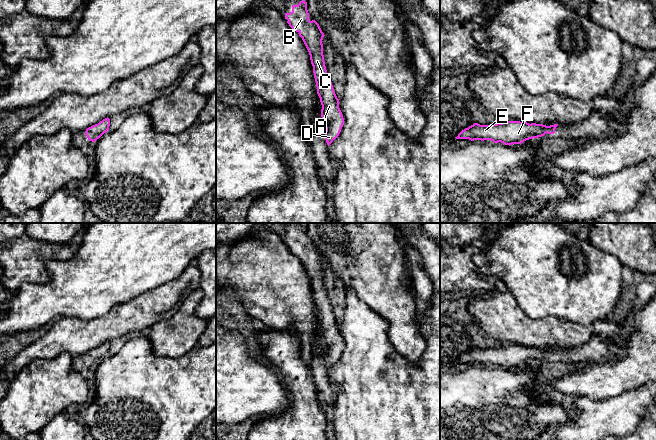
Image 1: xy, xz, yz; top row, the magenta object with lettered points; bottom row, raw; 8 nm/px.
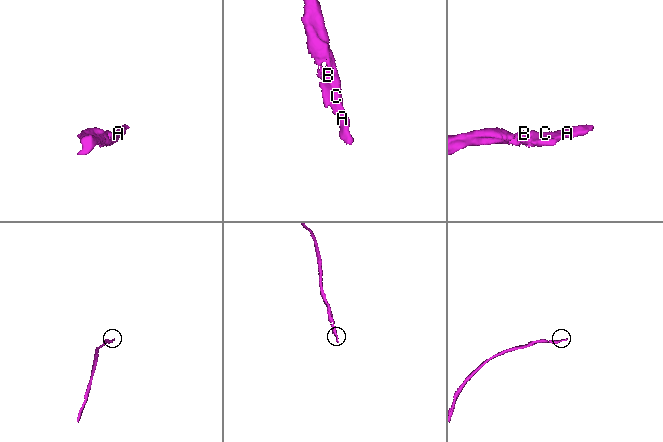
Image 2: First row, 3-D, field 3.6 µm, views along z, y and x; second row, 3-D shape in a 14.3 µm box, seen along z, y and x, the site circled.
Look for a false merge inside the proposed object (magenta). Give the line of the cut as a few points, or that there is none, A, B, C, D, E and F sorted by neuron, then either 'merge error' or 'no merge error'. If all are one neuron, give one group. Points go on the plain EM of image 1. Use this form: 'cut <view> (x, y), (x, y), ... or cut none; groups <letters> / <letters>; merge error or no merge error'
cut none; groups A B C D E F; no merge error

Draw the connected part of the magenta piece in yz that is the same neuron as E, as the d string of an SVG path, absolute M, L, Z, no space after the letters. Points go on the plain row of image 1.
M507 345L493 349L480 349L474 347L462 354L456 363L491 364L505 369L521 368L526 364L544 360L546 357L554 358L558 348L546 350L543 348L520 345Z

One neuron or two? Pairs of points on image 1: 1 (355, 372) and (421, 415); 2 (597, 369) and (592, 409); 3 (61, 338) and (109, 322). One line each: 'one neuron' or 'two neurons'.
1: one neuron
2: two neurons
3: one neuron

